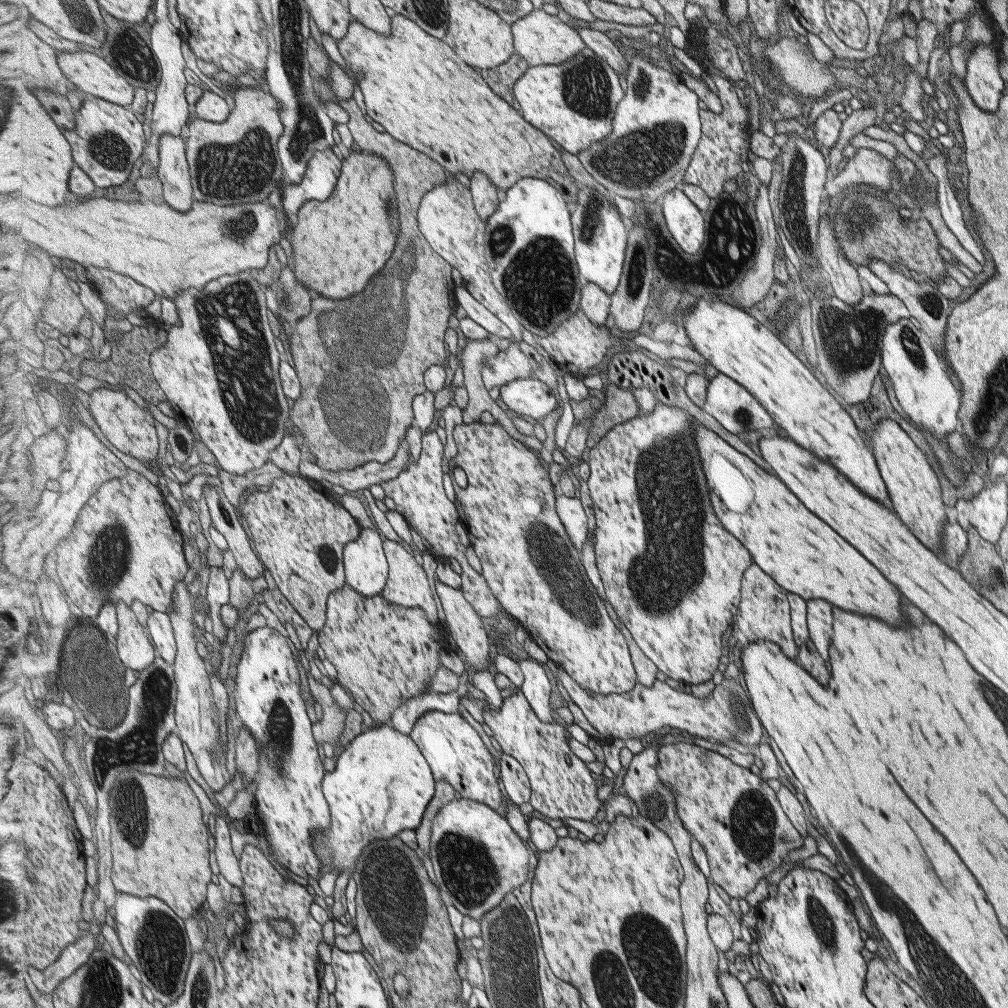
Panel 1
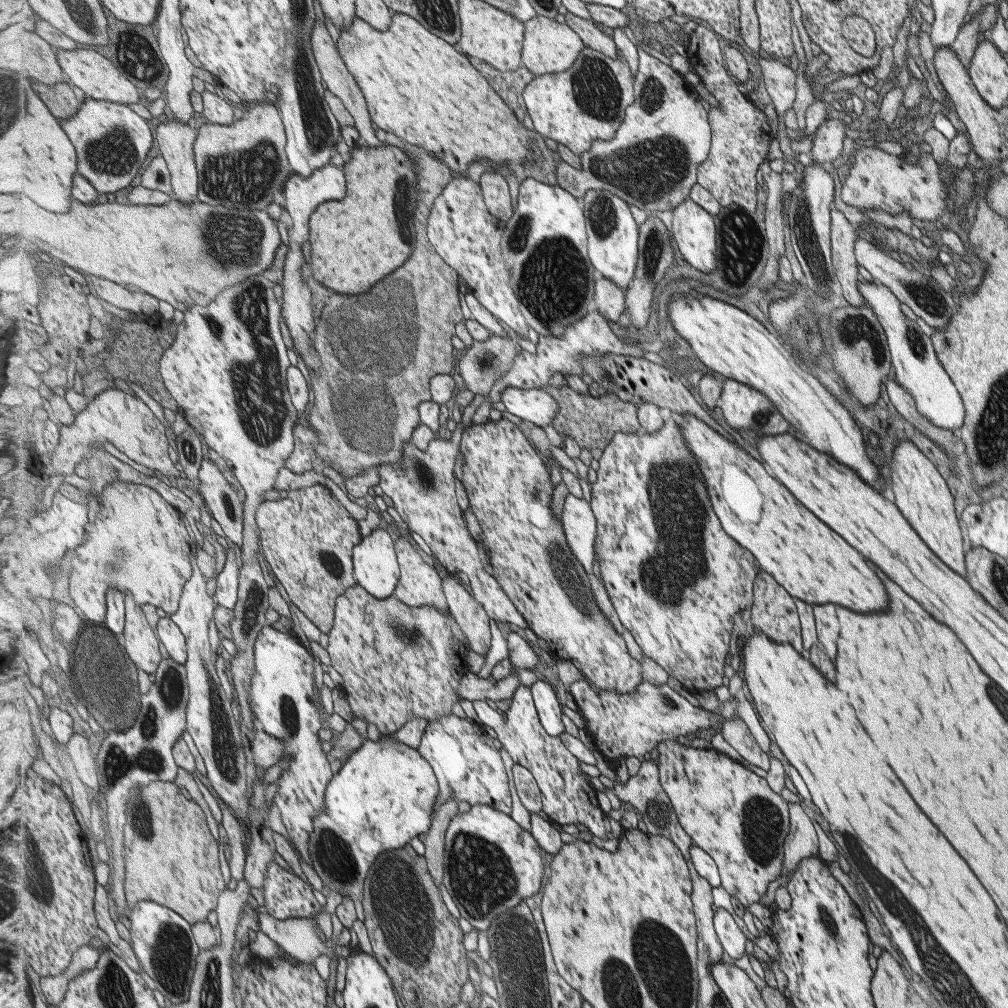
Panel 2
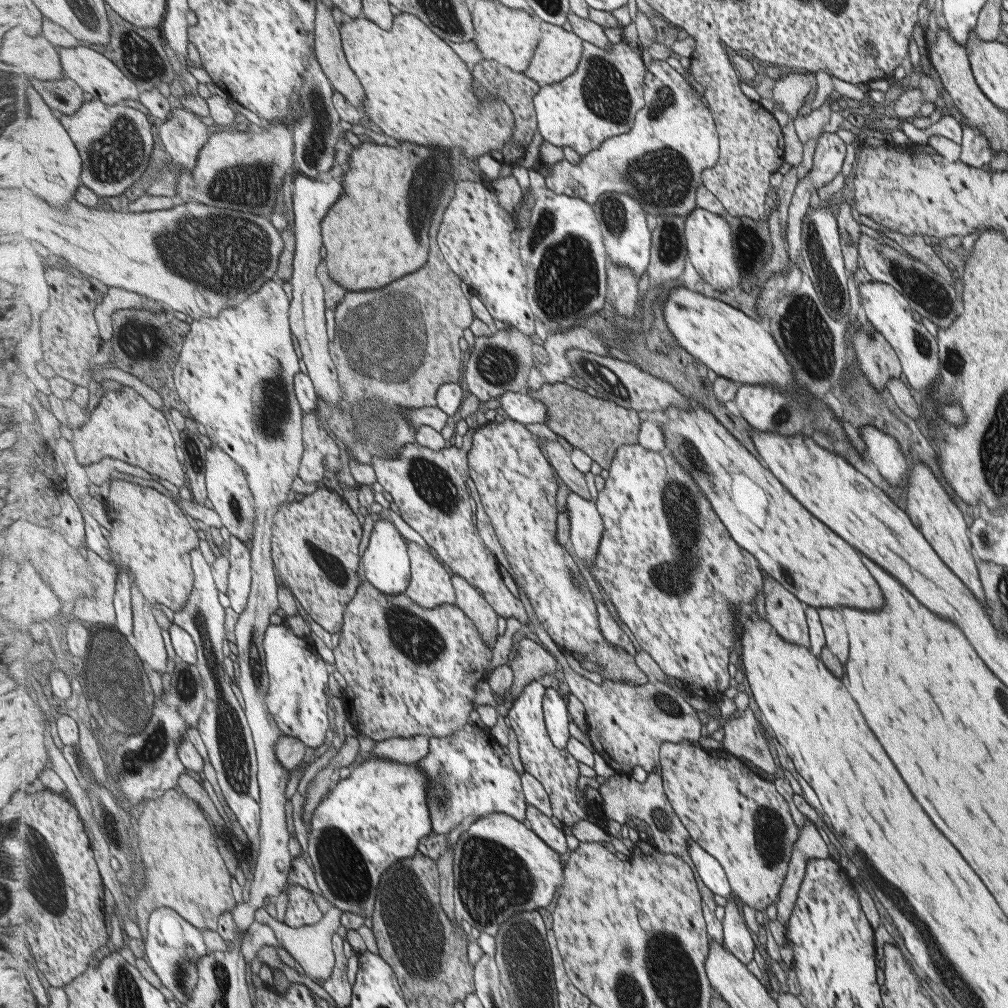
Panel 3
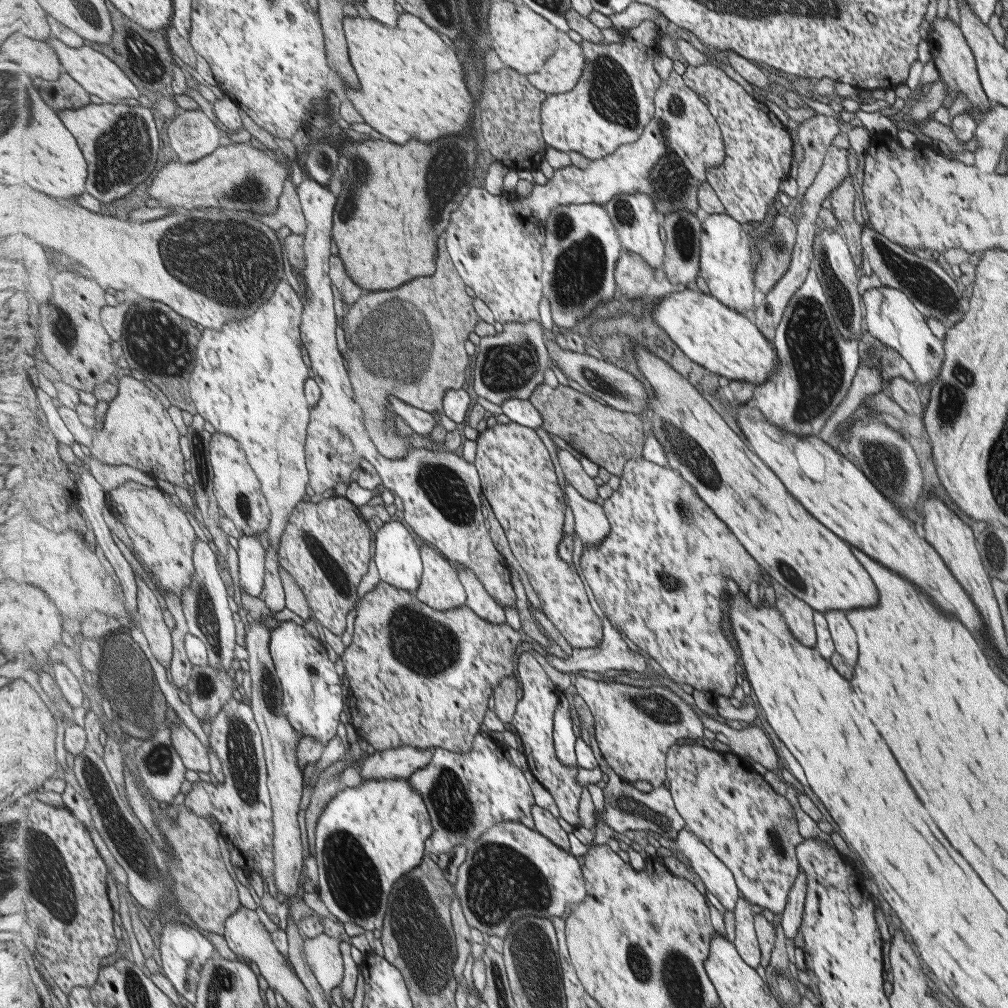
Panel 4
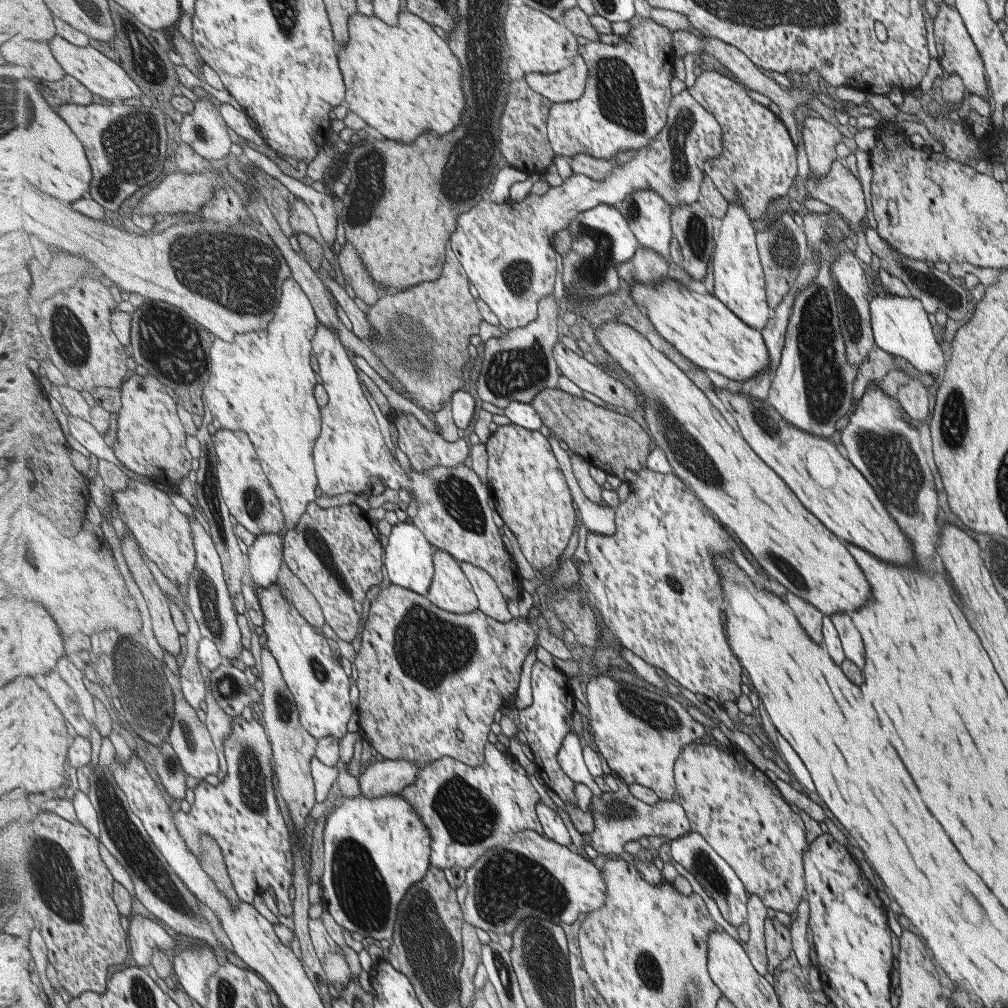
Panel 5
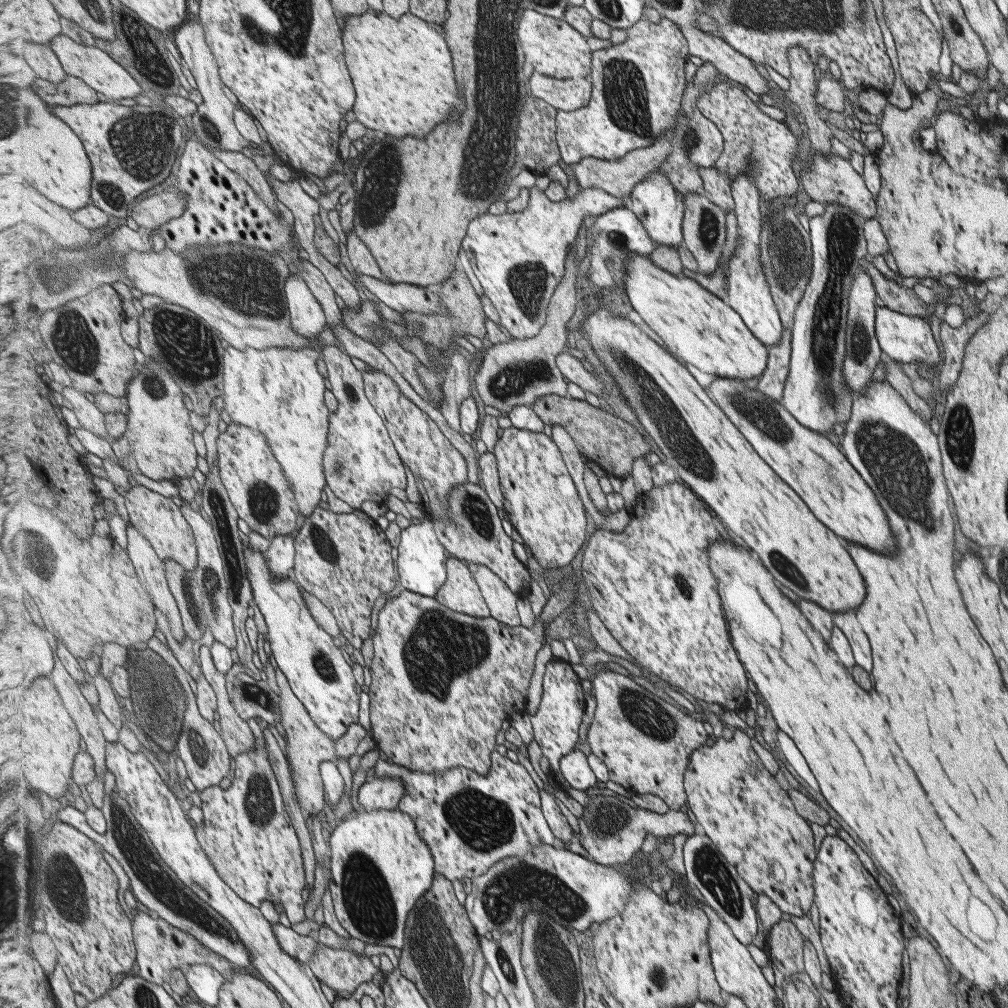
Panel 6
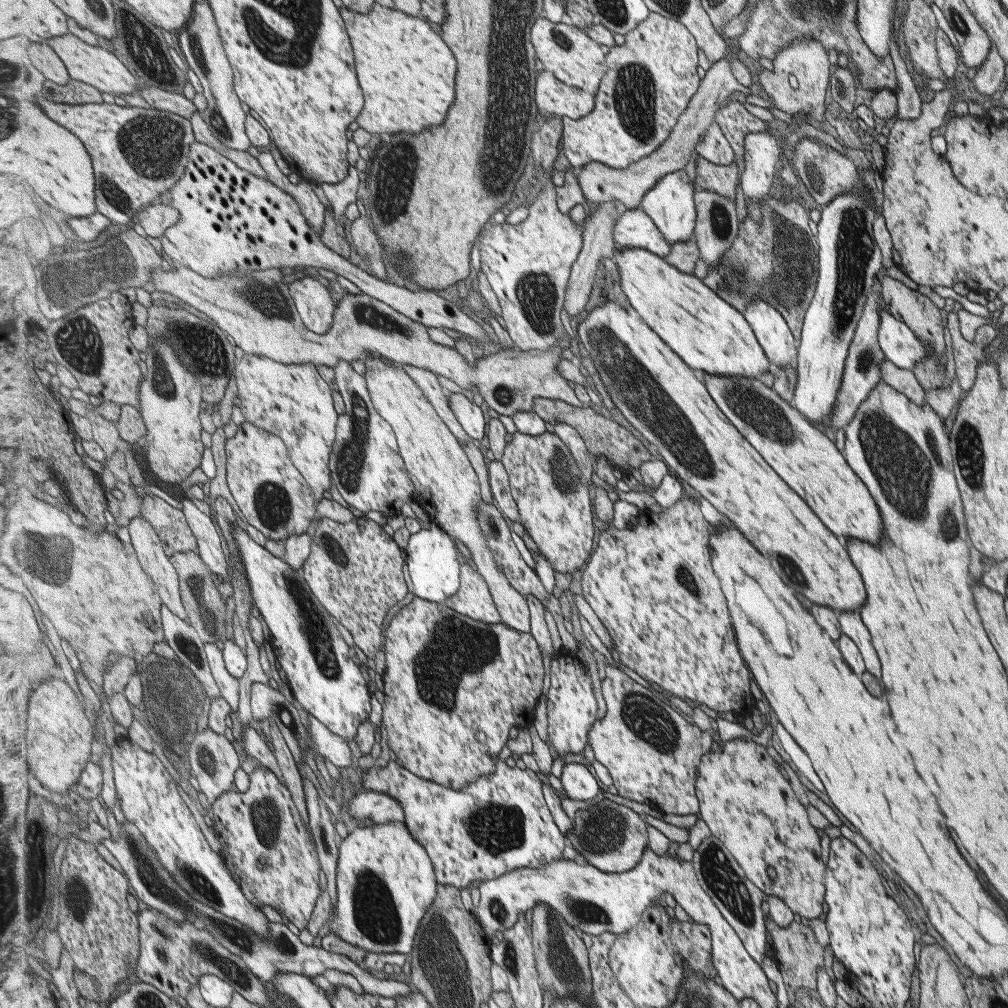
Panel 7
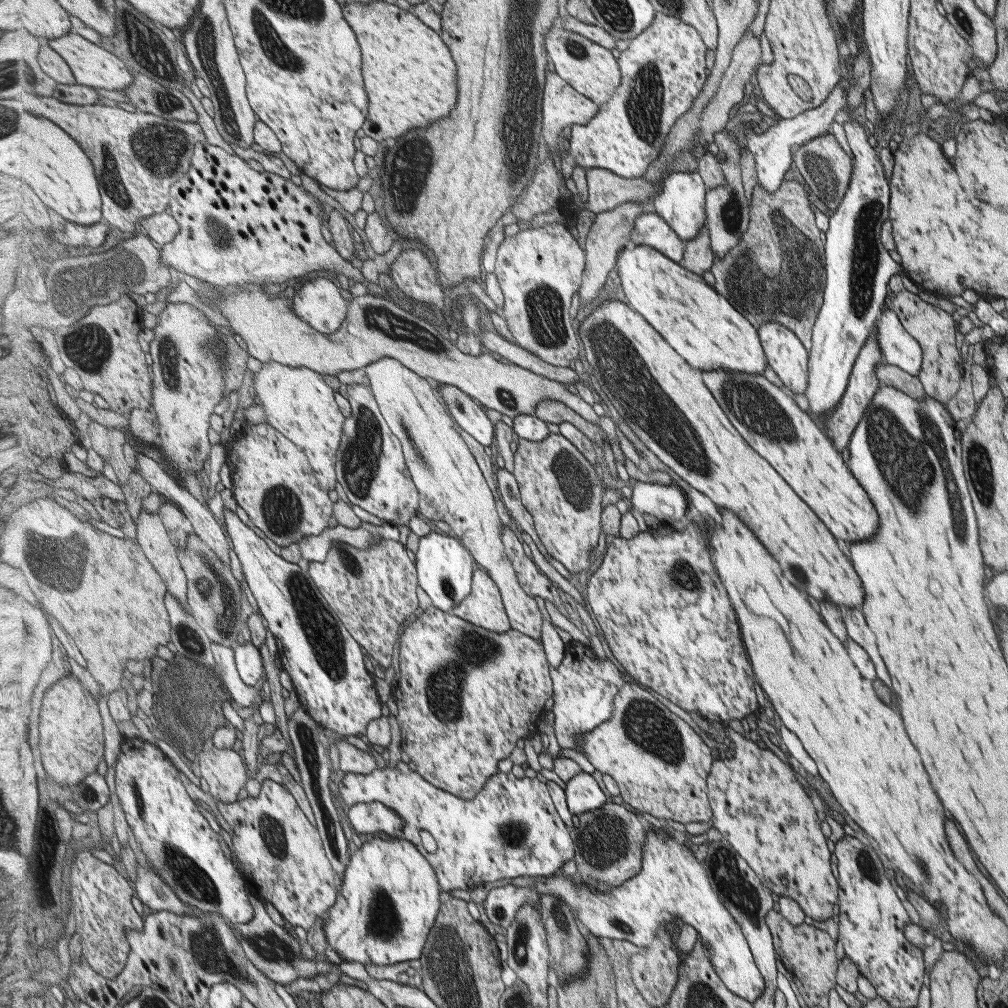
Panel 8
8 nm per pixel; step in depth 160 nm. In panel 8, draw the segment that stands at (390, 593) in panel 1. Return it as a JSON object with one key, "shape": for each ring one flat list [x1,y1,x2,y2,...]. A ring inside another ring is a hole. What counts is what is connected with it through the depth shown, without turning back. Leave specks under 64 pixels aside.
{"shape":[[476,569,472,593,451,612,493,632,509,632,512,629,502,592,491,575,483,569]]}

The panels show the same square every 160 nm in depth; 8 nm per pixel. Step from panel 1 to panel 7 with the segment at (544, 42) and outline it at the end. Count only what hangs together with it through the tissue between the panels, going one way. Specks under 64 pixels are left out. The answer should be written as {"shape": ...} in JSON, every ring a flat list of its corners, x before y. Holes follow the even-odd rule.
{"shape":[[548,71,539,74,535,94,543,118,559,114,561,117,579,119,596,108,596,95,562,82]]}

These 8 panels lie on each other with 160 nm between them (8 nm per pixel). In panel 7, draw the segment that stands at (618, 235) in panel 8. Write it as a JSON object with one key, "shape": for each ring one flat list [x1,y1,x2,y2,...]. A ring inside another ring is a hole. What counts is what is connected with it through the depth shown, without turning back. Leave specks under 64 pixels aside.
{"shape":[[620,201,600,203,598,206,598,209,594,213,589,214,583,223,582,234,584,235,584,247,582,248,582,251,580,252,577,262,575,262,575,264,572,266,571,279,569,279,569,285,567,286,567,293,565,293,565,310,569,310,569,314,571,314,571,316,577,316,577,314,581,314,581,312,585,310,585,306,587,306,587,302,589,302,589,298,591,298,591,292,593,292,593,286,595,286,595,278,597,278,597,270,599,270,599,264,601,264,602,257,610,256,611,254,615,254,618,251,618,249,616,248,616,240,614,237,614,228,615,228,616,222,621,217,619,212,617,212,617,208,619,208,619,206,623,206,623,212,627,210,627,208]]}

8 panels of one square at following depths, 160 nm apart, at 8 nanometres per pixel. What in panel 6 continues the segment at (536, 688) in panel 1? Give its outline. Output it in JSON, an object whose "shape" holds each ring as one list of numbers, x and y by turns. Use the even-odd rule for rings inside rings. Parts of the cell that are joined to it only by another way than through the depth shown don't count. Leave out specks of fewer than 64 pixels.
{"shape":[[578,749,567,754,567,757,563,757,560,768,561,774,572,788,587,791,589,788,597,788,597,784,600,782,591,769,588,756]]}

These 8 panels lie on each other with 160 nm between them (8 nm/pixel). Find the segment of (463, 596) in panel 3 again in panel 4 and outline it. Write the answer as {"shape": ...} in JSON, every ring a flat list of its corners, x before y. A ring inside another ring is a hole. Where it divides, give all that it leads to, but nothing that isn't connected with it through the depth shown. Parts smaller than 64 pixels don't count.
{"shape":[[457,564,456,567,468,594,466,605,493,624,507,622,505,606,501,606,498,600,491,596,481,579,468,566]]}

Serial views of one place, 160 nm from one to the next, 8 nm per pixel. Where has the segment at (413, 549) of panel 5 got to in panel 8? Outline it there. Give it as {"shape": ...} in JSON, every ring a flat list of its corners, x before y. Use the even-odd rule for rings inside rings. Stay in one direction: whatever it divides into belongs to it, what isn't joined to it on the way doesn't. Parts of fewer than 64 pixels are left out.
{"shape":[[433,531,427,536,420,537,415,555,420,588,432,598,435,607,451,612,472,593,477,562,471,551,460,539,450,533,438,534]]}

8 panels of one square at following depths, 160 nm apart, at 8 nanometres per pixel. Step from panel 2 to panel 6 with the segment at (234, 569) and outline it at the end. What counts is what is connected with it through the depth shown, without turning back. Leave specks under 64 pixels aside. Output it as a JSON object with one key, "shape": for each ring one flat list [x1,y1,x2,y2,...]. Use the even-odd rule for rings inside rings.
{"shape":[[279,535,273,538,269,552,263,552,268,560,273,578,289,579,296,559,296,537]]}

